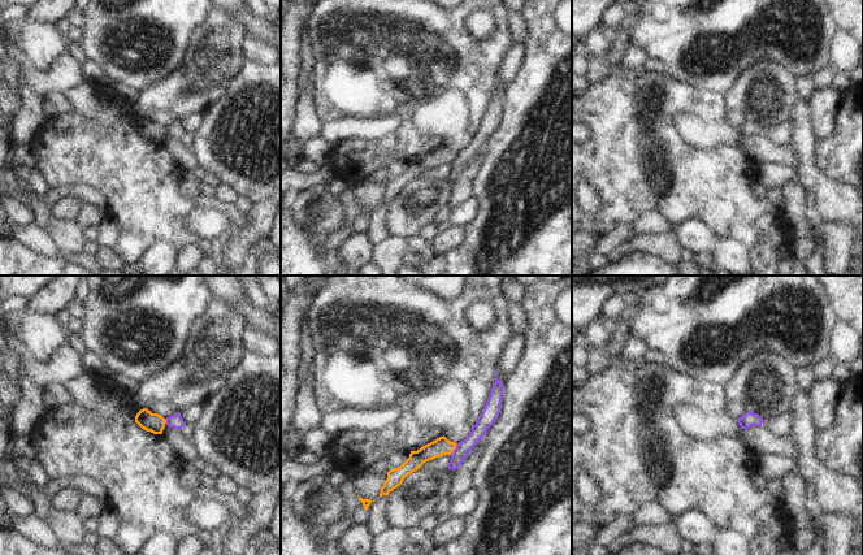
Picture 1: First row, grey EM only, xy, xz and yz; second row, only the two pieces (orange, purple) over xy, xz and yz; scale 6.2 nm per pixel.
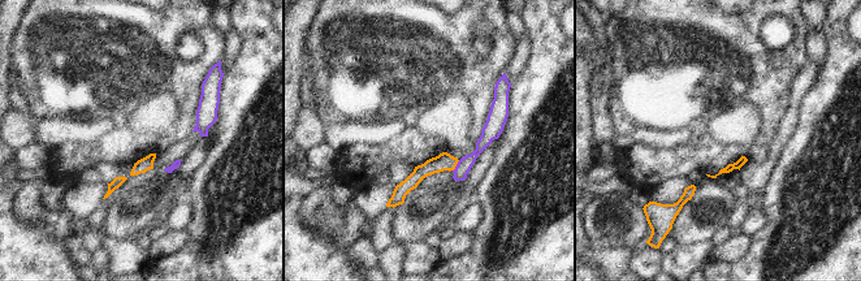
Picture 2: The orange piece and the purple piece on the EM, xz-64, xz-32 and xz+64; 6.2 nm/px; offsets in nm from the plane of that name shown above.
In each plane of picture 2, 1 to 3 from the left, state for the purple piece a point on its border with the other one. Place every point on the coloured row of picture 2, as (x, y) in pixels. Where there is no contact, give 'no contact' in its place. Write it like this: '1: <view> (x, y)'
1: no contact
2: xz-32 (455, 165)
3: no contact

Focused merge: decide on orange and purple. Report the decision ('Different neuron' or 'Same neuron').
Different neuron.

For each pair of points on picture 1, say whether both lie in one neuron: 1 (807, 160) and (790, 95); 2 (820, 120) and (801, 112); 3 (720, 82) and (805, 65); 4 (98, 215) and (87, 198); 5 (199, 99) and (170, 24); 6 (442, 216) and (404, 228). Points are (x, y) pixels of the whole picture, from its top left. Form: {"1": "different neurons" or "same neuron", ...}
{"1": "different neurons", "2": "different neurons", "3": "same neuron", "4": "different neurons", "5": "different neurons", "6": "different neurons"}

